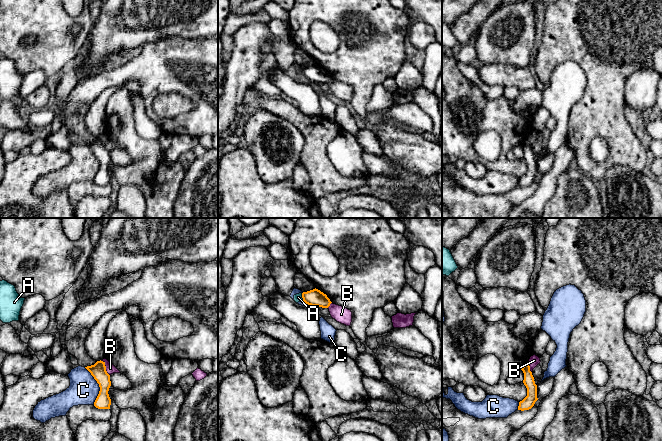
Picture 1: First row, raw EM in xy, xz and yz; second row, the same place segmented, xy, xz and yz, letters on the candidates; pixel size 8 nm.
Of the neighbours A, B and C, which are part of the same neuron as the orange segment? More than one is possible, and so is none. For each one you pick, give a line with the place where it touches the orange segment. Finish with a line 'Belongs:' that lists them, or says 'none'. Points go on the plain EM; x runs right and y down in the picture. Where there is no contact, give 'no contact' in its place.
A: xz (302, 73)
Belongs: A

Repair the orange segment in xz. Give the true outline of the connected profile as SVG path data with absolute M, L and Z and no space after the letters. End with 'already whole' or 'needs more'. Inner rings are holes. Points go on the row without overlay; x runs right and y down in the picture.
M316 64L294 71L294 77L296 79L304 77L308 81L318 82L322 84L328 84L332 79L326 70Z; needs more

